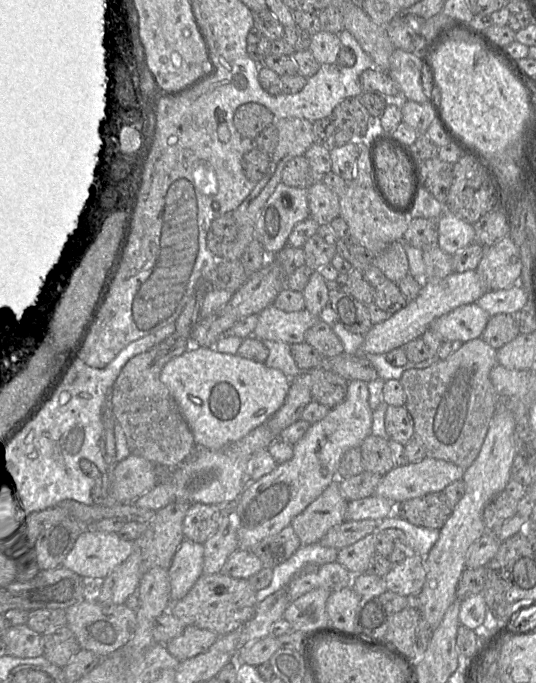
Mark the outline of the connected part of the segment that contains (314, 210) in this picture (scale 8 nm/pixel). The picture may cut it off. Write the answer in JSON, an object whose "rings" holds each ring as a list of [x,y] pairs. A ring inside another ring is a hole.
{"rings":[[[316,180],[308,188],[310,217],[319,225],[330,224],[340,216],[340,197],[321,180]]]}

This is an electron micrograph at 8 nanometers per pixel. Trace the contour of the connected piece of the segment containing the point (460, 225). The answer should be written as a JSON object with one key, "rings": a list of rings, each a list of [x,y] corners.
{"rings":[[[449,212],[438,218],[438,246],[453,255],[458,250],[474,242],[473,224],[467,223]]]}

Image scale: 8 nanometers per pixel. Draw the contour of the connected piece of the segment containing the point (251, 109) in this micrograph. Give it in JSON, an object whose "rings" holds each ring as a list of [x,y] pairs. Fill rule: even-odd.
{"rings":[[[244,103],[235,111],[234,125],[242,138],[256,139],[265,128],[275,125],[275,118],[259,104]]]}

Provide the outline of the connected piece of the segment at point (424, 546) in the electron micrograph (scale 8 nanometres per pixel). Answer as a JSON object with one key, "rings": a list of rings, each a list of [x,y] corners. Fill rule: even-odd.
{"rings":[[[394,513],[380,520],[377,525],[377,531],[389,528],[402,530],[407,536],[409,552],[422,557],[428,554],[439,537],[439,530],[418,527],[403,520]]]}

